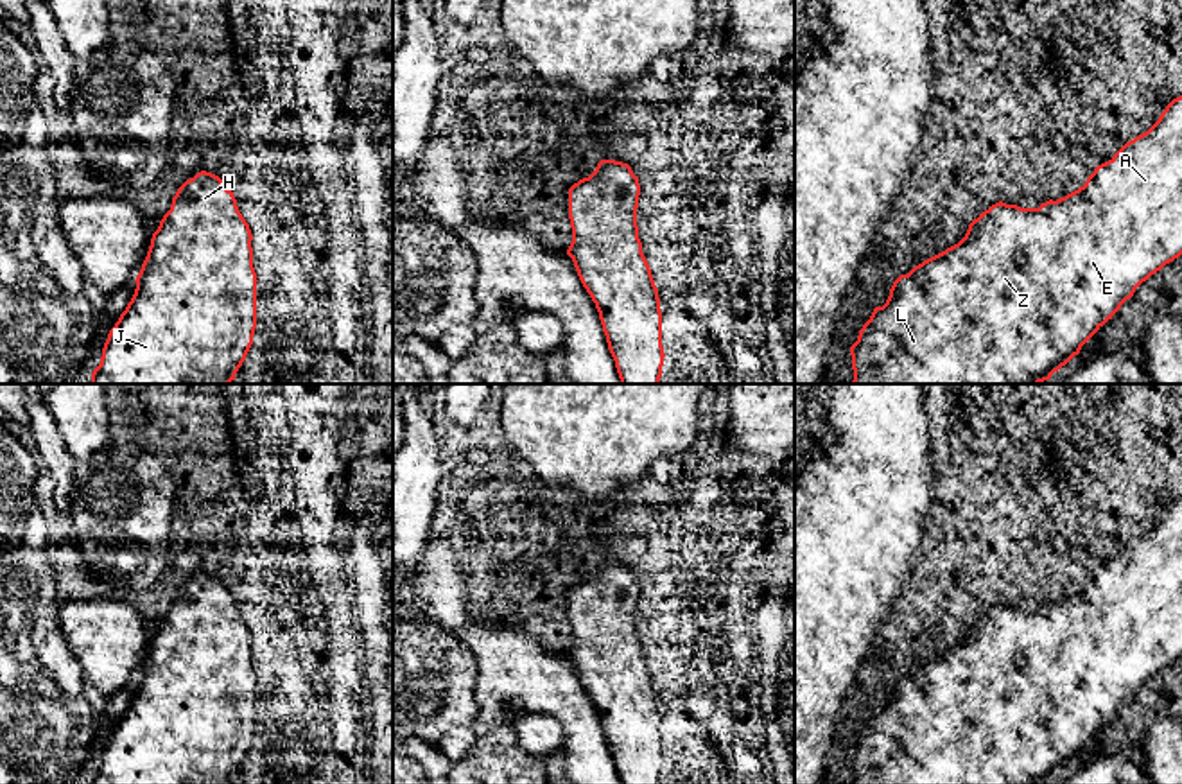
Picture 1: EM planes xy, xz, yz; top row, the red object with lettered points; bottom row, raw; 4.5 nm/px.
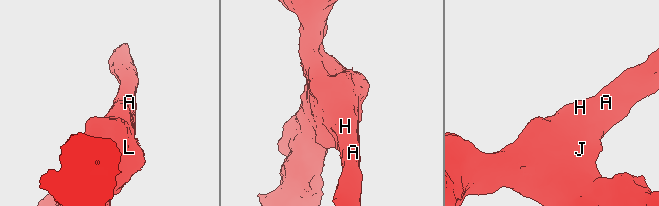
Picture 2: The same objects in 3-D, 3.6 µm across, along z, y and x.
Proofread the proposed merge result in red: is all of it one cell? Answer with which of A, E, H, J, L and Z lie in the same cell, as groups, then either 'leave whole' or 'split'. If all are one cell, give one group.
groups A E H J L Z; leave whole

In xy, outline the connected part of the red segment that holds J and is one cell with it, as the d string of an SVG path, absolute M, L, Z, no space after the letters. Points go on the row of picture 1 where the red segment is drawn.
M212 172L187 179L152 233L136 289L109 330L90 384L230 384L253 344L256 328L256 273L251 230L233 192Z

